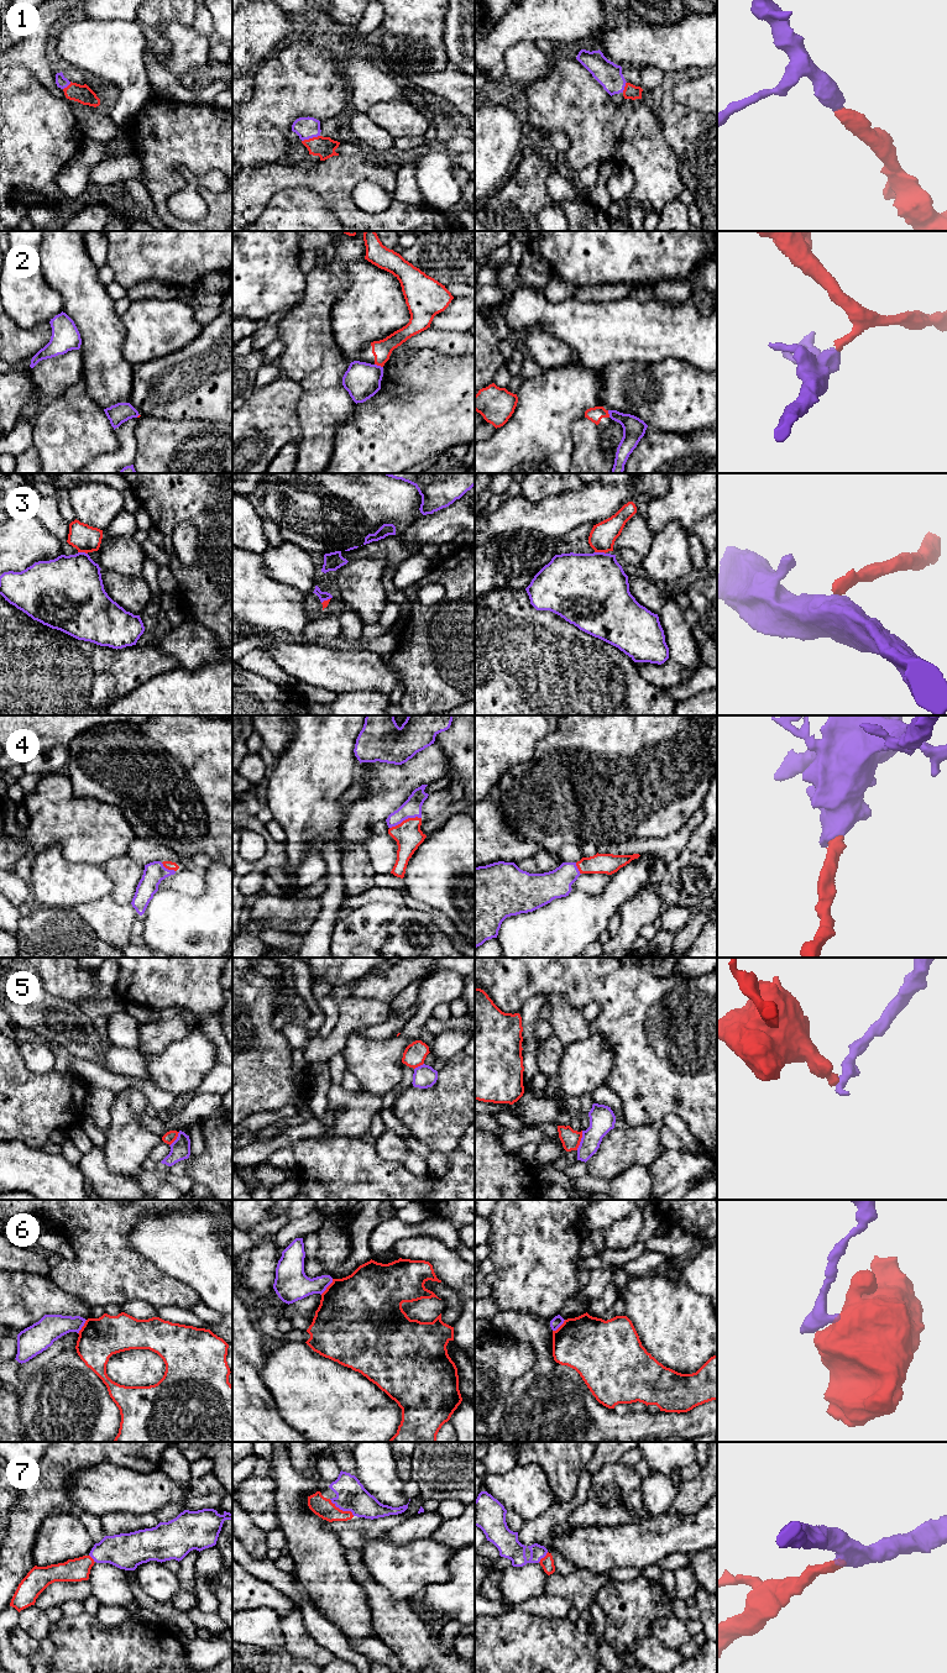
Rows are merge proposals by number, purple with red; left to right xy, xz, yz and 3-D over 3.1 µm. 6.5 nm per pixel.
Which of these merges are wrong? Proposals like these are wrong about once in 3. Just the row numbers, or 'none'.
2, 3, 5, 6

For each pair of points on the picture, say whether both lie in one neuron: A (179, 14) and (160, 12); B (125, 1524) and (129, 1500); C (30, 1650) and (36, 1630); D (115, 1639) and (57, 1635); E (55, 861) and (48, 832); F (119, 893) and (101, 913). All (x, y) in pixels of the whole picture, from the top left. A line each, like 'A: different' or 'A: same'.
A: same
B: different
C: different
D: same
E: different
F: different

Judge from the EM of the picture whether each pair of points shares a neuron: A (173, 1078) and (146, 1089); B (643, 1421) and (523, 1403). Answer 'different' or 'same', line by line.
A: different
B: same

